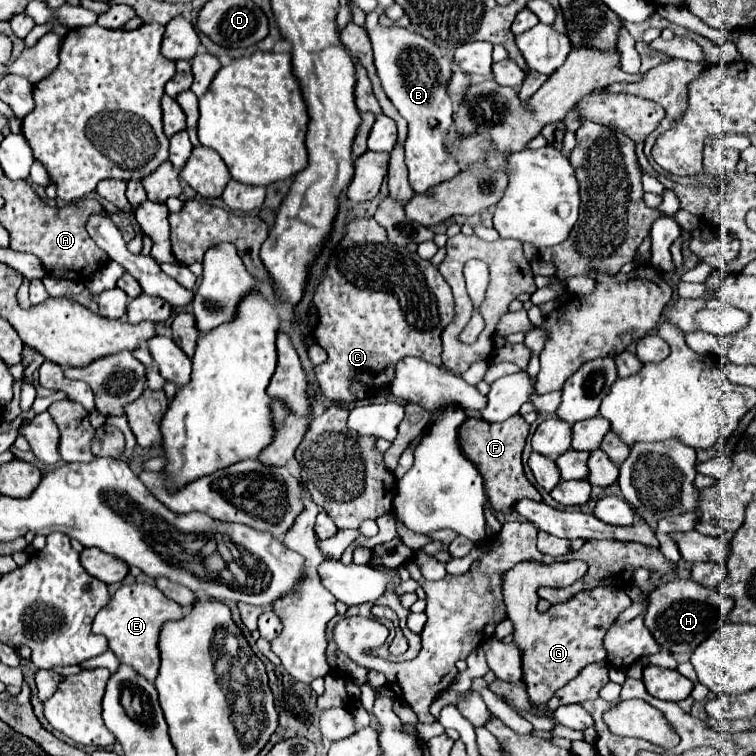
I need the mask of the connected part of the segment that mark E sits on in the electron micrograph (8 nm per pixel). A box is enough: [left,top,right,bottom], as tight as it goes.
[93,583,183,681]

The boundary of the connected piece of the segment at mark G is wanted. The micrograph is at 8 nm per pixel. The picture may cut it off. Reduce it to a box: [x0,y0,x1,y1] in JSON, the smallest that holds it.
[501,561,631,707]

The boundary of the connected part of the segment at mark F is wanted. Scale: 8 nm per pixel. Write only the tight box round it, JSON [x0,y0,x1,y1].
[459,415,541,513]

